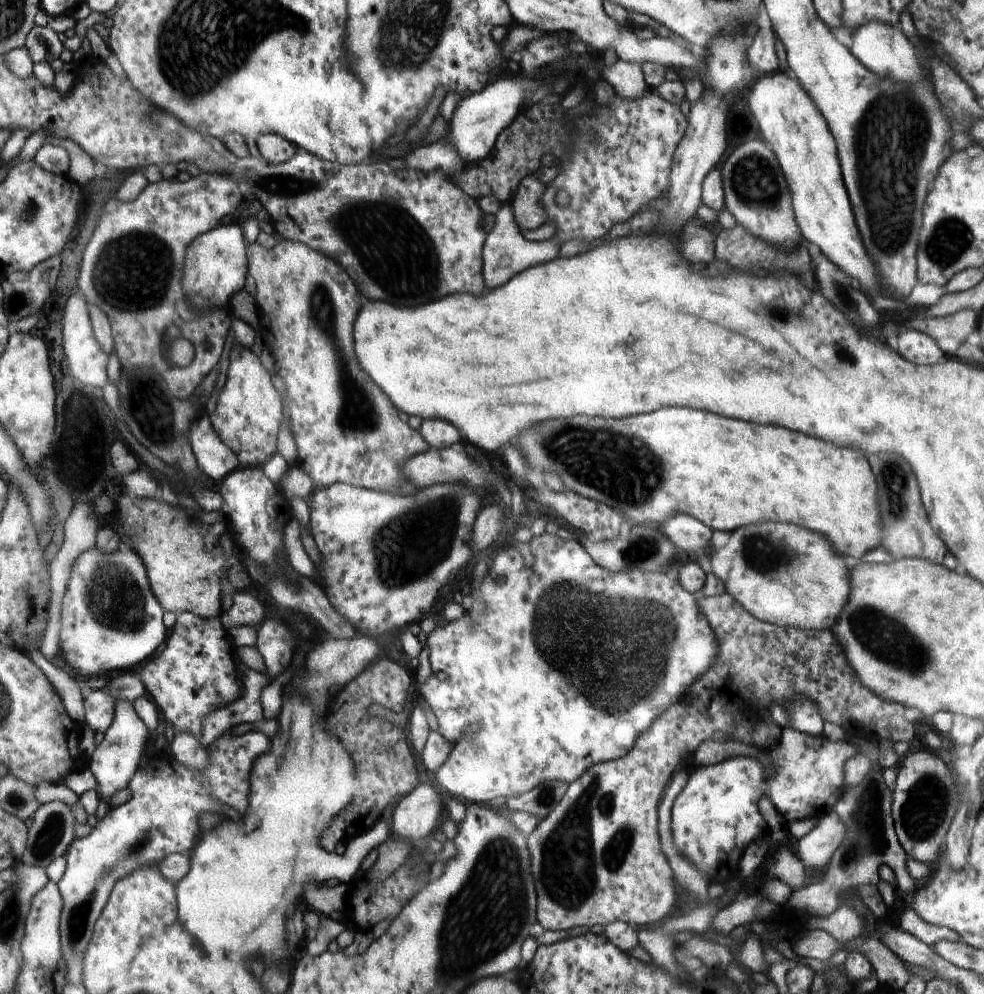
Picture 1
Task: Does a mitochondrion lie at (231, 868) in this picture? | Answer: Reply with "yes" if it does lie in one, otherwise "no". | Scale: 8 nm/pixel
no

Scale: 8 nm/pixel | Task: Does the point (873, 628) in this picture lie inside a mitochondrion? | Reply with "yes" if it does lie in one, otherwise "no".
yes

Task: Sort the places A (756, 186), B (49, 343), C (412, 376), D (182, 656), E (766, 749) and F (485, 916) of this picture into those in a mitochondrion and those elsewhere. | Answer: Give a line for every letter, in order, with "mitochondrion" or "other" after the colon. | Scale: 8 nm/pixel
A: mitochondrion
B: other
C: other
D: other
E: other
F: mitochondrion

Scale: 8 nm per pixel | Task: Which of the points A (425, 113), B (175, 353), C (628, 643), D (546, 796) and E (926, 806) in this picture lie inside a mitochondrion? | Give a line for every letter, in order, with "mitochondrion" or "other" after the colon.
A: other
B: mitochondrion
C: mitochondrion
D: mitochondrion
E: mitochondrion

